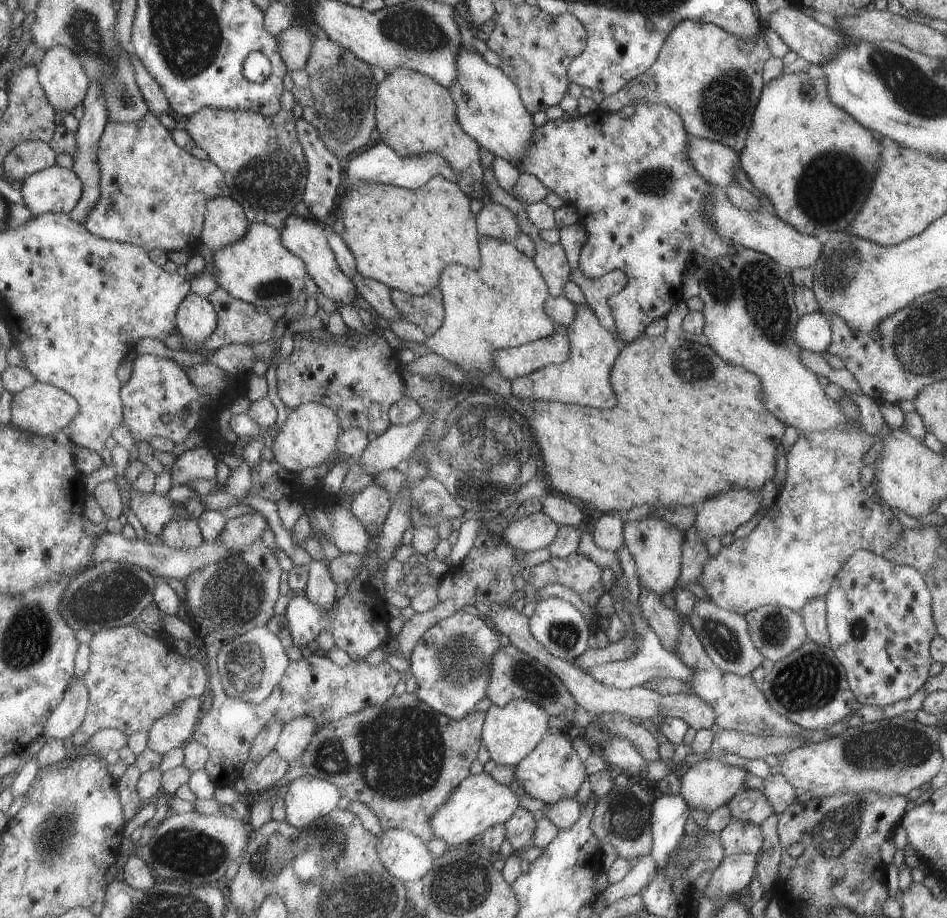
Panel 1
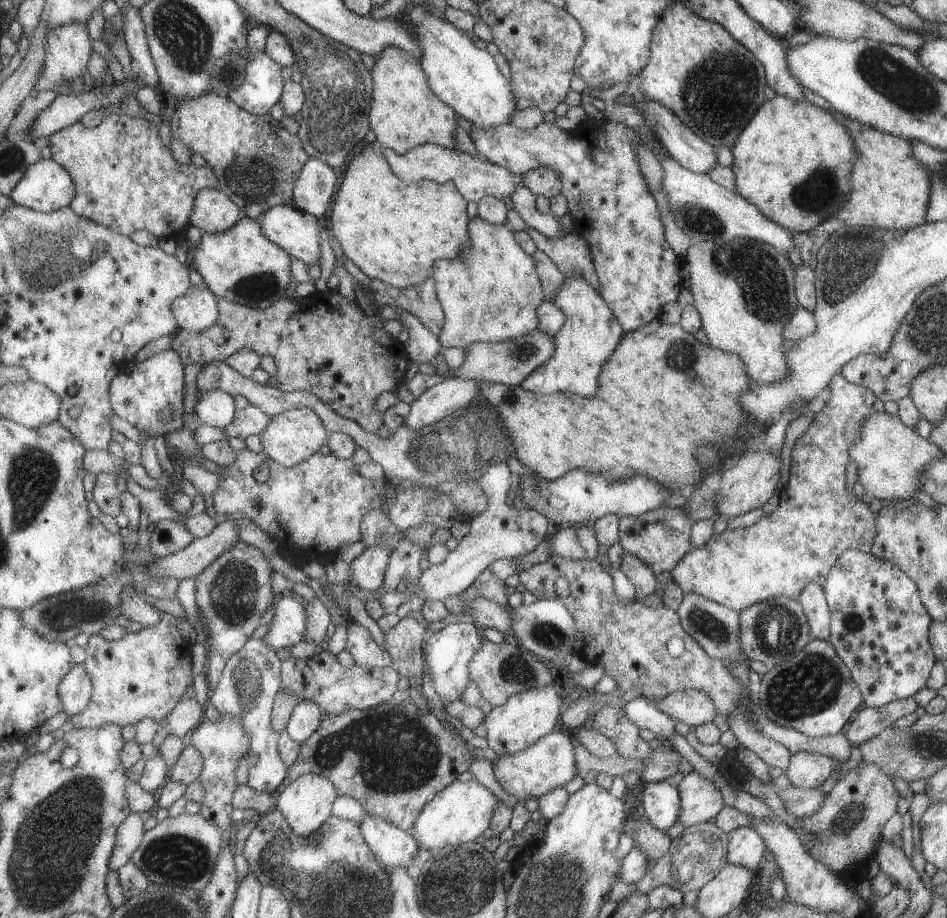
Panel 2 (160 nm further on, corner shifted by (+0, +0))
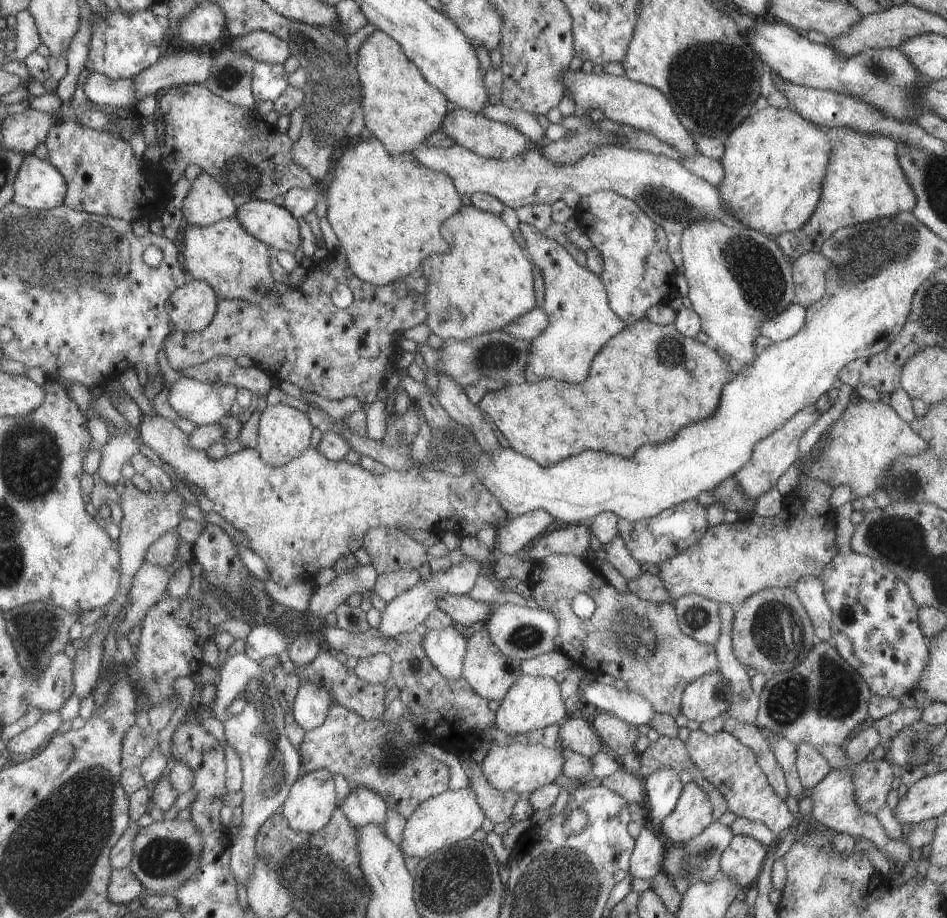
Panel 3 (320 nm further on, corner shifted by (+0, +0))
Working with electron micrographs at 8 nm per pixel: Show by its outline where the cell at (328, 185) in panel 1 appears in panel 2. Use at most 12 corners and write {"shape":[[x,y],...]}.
{"shape":[[309,156],[293,188],[295,210],[329,208],[332,168]]}

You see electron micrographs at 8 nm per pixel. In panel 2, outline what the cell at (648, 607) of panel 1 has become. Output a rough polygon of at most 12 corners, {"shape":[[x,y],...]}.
{"shape":[[623,552],[618,567],[633,585],[639,602],[656,590],[651,569]]}

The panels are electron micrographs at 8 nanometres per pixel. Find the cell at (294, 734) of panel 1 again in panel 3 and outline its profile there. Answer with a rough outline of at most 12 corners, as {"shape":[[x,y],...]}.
{"shape":[[303,682],[290,714],[306,733],[322,725],[329,694]]}

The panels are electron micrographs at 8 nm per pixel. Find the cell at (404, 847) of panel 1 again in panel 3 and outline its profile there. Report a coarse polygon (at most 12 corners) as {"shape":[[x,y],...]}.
{"shape":[[350,788],[339,809],[357,830],[383,830],[385,802],[367,788]]}

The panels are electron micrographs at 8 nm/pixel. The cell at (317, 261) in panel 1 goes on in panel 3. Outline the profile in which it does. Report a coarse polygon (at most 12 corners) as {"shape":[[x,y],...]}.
{"shape":[[251,200],[234,216],[274,252],[295,252],[299,226],[285,207]]}

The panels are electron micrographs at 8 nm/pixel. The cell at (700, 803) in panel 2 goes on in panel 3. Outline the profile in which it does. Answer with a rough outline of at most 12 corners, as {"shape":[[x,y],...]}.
{"shape":[[697,779],[682,786],[661,820],[665,842],[681,845],[714,820]]}

